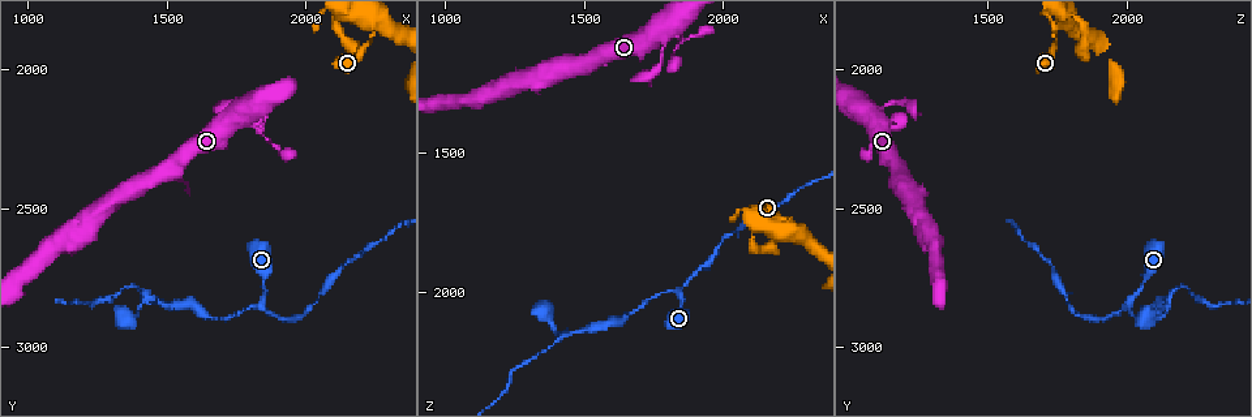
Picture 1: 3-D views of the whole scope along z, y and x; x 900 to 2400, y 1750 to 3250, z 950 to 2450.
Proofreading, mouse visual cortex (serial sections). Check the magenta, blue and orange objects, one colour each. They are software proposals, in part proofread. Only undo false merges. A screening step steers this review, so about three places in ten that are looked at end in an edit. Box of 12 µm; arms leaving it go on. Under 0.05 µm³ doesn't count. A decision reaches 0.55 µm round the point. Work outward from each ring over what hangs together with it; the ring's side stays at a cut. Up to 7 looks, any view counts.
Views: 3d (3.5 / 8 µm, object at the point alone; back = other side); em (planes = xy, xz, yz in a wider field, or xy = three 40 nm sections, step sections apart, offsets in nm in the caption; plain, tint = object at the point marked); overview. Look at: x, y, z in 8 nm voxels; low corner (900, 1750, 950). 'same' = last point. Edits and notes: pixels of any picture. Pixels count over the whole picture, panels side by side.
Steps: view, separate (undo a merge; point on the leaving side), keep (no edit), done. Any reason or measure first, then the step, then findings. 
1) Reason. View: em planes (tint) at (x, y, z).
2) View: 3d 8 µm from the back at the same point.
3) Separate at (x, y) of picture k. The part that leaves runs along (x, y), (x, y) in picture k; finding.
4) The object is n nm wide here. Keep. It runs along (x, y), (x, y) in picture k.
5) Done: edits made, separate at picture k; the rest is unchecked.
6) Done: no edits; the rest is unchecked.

Sudden change in width. View: 3d 3.5 µm at (1830, 2850, 2000).

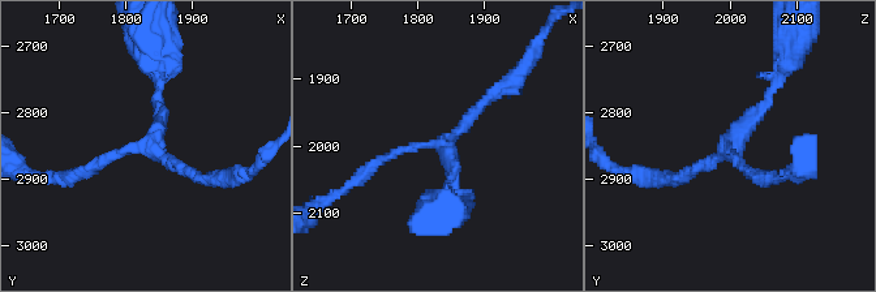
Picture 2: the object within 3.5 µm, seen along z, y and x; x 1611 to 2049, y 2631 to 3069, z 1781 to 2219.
View: em planes (tint) at (1840, 2845, 2005).

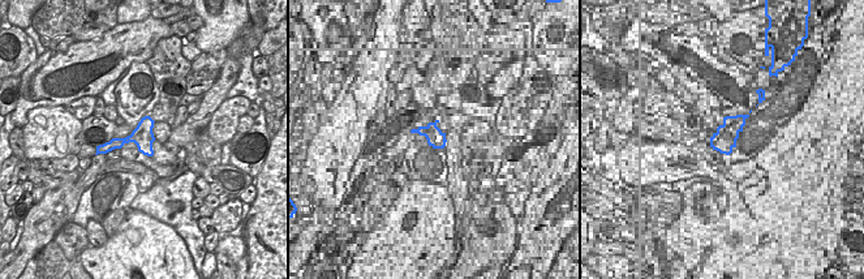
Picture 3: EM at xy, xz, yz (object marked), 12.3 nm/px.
The arms are 100, 150, 150 nm wide. Keep. It runs along (155, 74), (155, 138), (80, 170) in picture 2; continuous, no second cell.

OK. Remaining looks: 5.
View: 3d 3.5 µm at (1440, 2820, 2160).

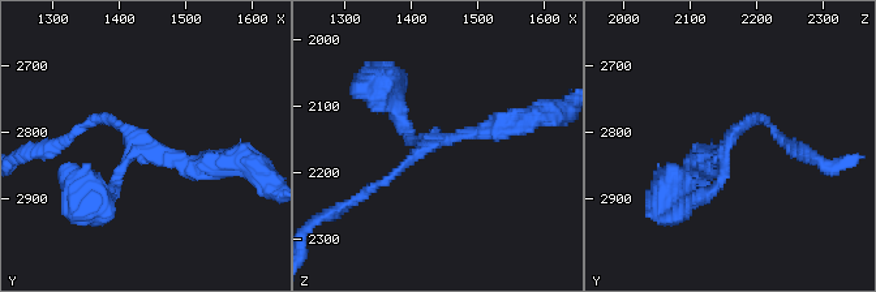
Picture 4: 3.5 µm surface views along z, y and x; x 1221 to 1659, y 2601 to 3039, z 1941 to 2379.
3 arms meet here; the arms are 100, 150, 300 nm wide; shape alone is not enough. View: em planes (tint) at (1435, 2820, 2155).

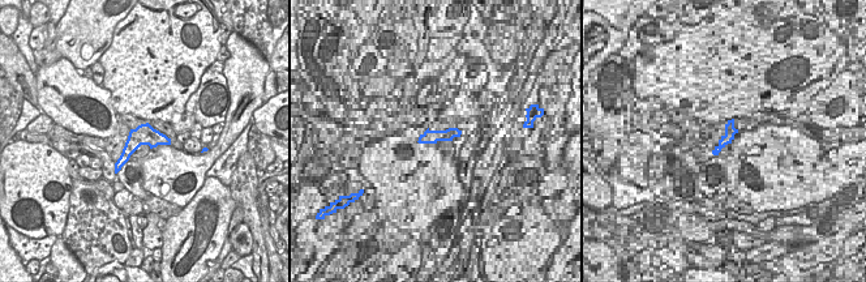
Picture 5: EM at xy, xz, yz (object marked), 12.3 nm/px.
Keep. It runs along (223, 162), (144, 146), (103, 198) in picture 4; continuous, no second cell.

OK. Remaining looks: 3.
Thick turns thin. View: 3d 8 µm at (2070, 2790, 1770).

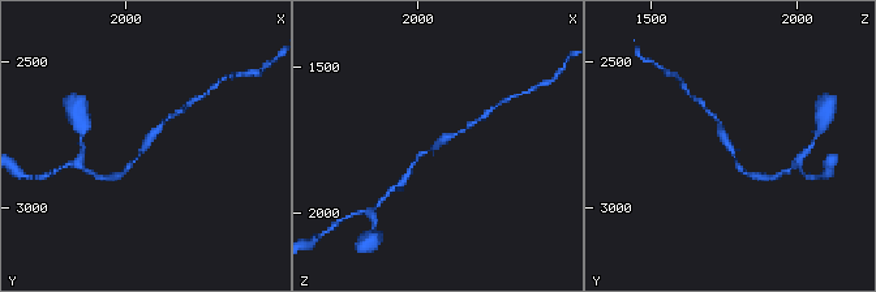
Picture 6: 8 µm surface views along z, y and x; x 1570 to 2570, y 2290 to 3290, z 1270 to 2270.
Zoom in. View: 3d 3.5 µm at (2070, 2800, 1770).

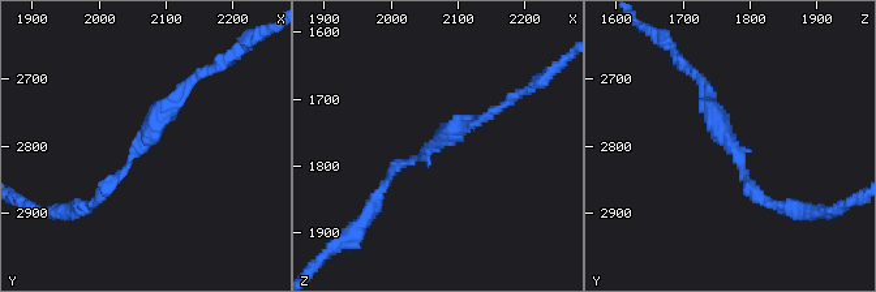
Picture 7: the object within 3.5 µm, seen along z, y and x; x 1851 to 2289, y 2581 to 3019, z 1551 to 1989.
The arms are 150, 200 nm wide. View: em xy step 5 (tint) at (2065, 2795, 1775).

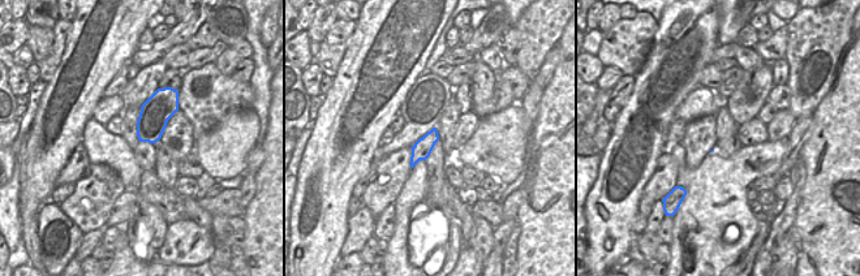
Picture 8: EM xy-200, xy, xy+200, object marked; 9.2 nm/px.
Keep. All the same cell.

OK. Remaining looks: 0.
Done: no edits; the rest is unchecked.

